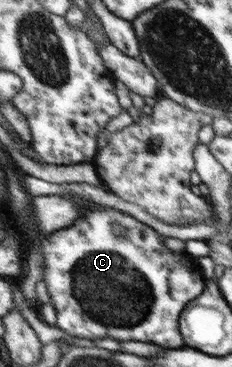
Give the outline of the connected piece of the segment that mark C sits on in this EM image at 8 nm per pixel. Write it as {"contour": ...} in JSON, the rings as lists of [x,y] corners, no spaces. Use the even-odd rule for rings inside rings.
{"contour":[[[87,201],[80,208],[79,218],[73,225],[43,236],[40,249],[44,258],[44,282],[58,317],[55,326],[65,333],[89,340],[111,338],[119,341],[123,336],[129,336],[129,340],[155,342],[155,345],[167,349],[186,346],[179,330],[179,318],[191,300],[206,293],[206,279],[194,258],[191,256],[188,261],[184,261],[184,253],[172,251],[167,246],[166,236],[155,230],[155,227],[115,208]],[[113,224],[124,226],[127,236],[119,238],[113,230]]]}

